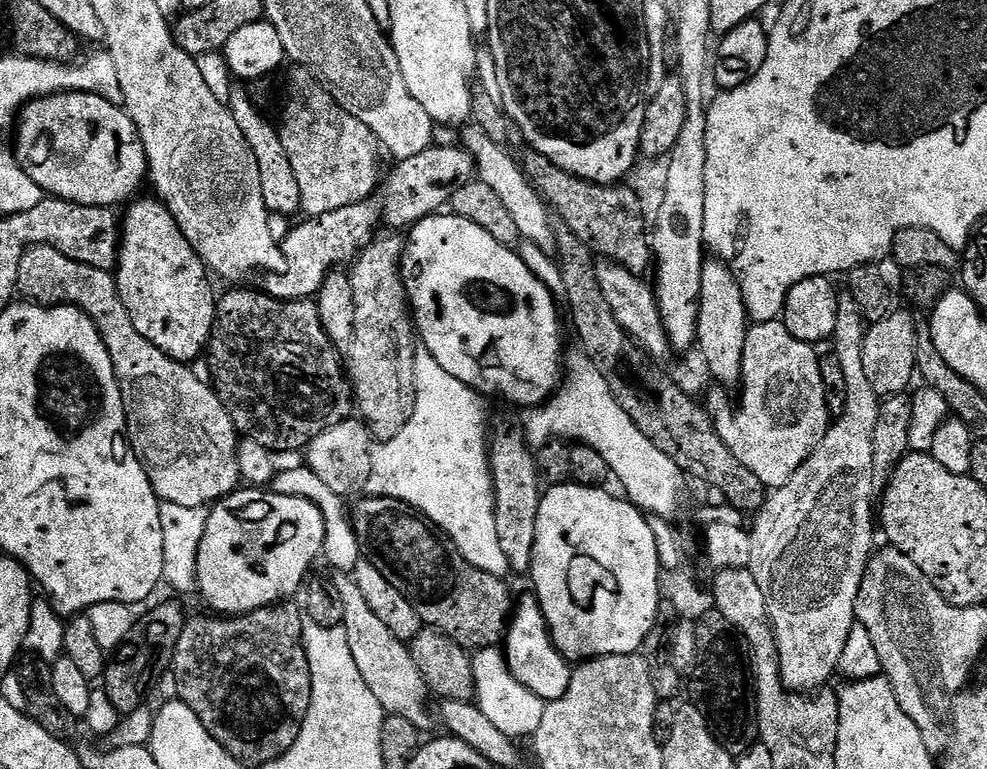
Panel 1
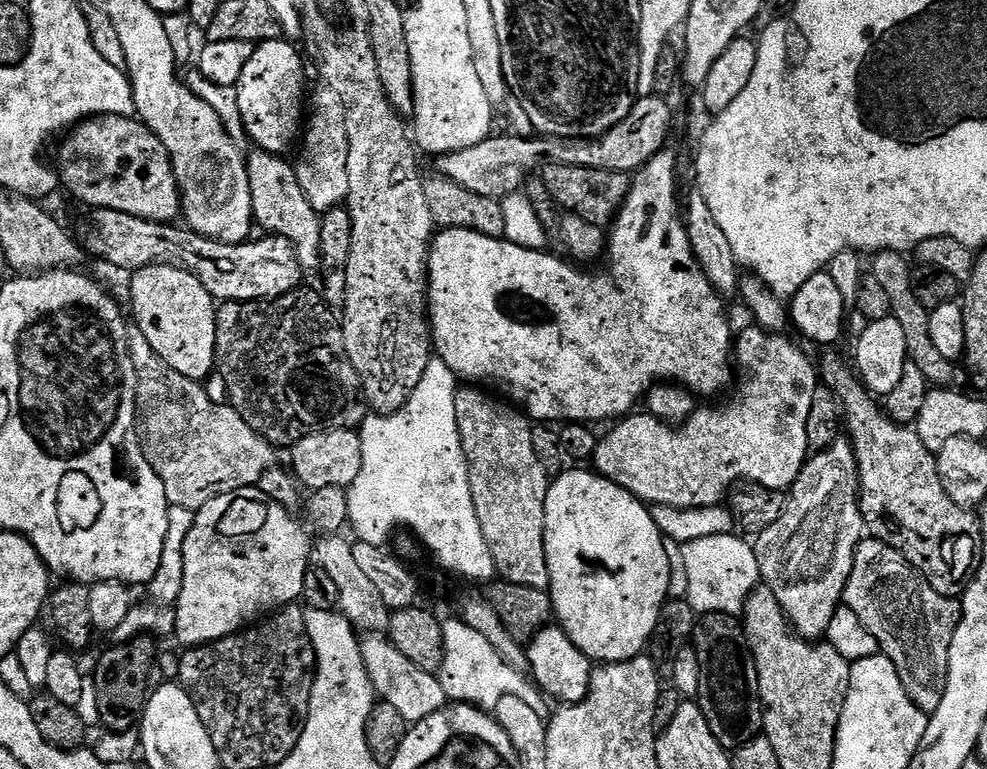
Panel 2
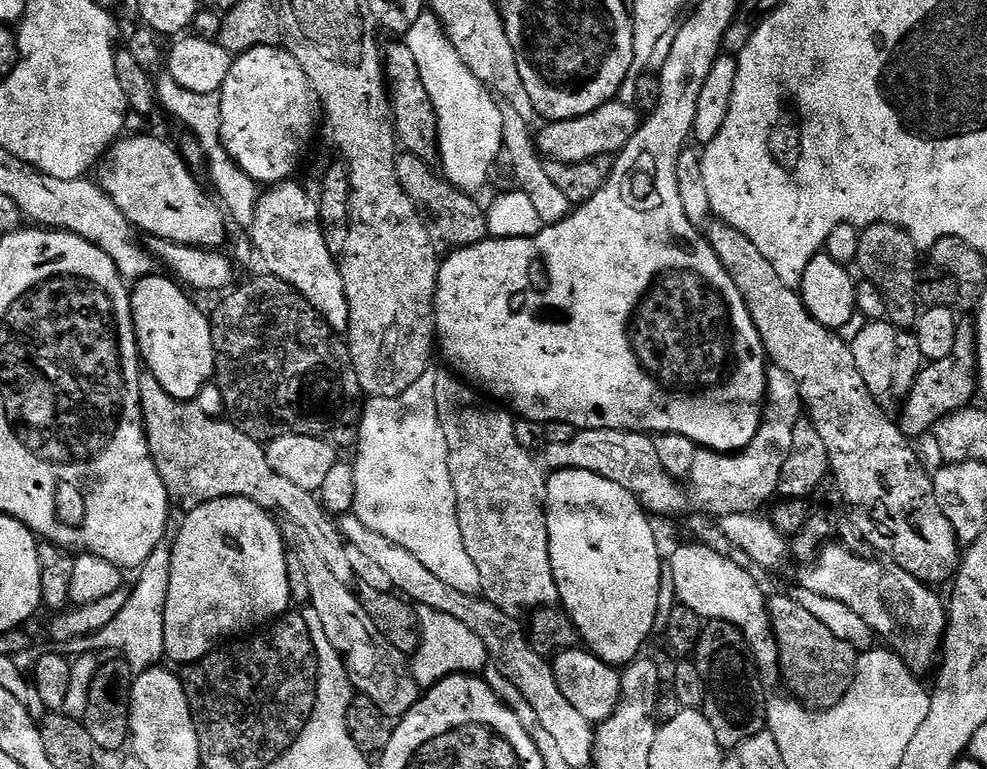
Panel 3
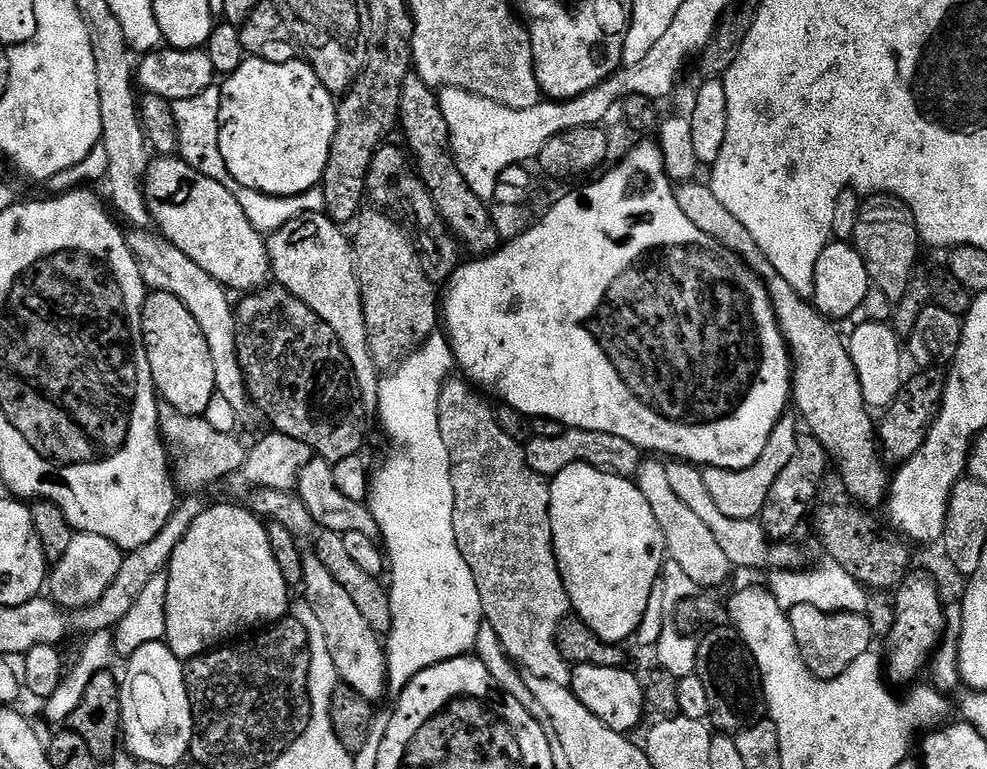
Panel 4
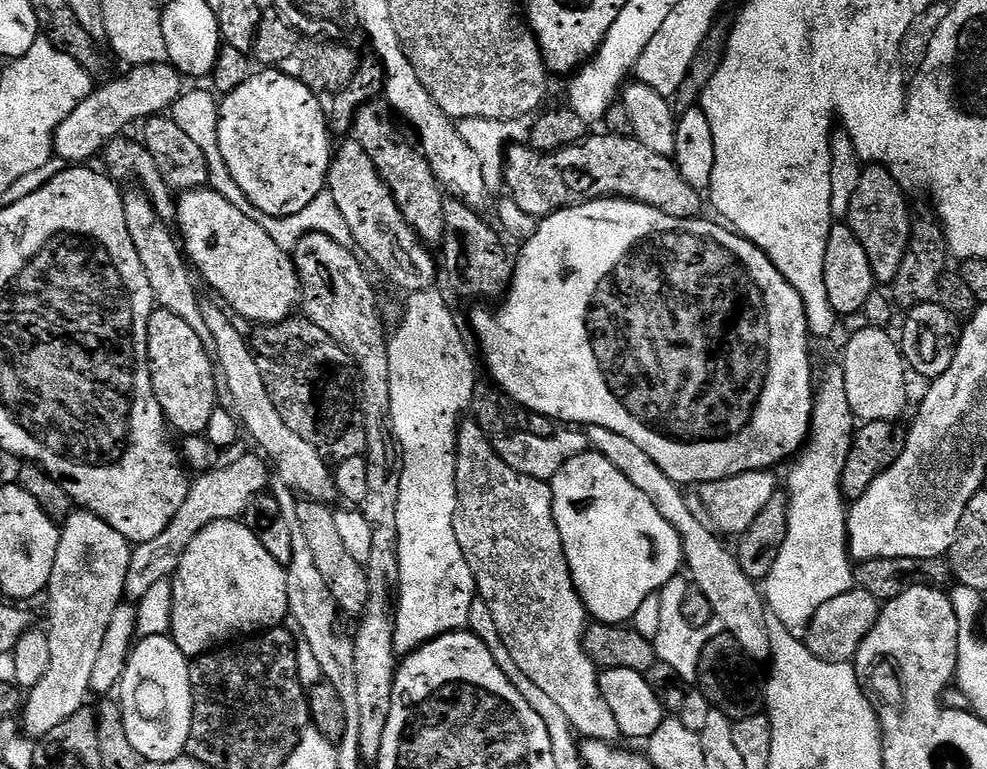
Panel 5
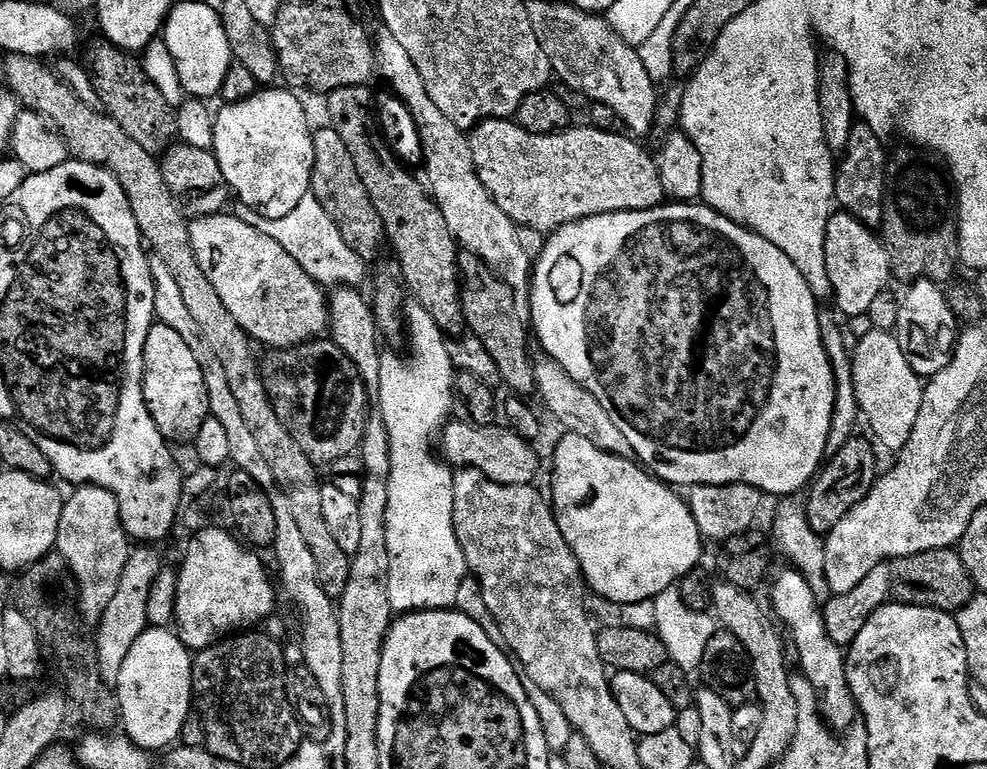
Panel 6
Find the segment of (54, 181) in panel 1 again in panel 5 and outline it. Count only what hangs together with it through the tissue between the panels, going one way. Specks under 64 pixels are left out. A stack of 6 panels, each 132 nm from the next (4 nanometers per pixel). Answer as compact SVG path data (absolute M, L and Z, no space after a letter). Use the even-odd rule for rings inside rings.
M211 186L179 193L175 223L180 224L178 236L191 267L204 275L205 282L233 313L236 311L242 319L253 320L253 325L259 326L277 324L297 311L302 289L293 257L258 222L246 218L238 206L226 202Z

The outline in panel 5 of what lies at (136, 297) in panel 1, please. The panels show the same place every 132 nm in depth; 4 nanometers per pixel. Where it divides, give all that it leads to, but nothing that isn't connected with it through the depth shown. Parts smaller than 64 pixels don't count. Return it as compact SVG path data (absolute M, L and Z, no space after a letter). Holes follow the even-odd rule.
M161 307L153 311L148 323L148 369L152 375L152 385L154 394L158 398L158 406L162 406L164 418L169 425L175 431L177 428L181 437L204 434L210 426L211 415L218 407L218 401L216 401L218 372L214 367L213 357L206 345L198 338L198 334L194 334L194 330L186 322L182 322L178 314L170 314L170 310Z

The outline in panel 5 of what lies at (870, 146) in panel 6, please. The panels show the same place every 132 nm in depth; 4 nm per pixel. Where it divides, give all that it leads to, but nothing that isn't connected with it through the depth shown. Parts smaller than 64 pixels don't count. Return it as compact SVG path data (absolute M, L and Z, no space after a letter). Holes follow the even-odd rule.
M869 163L861 171L858 190L854 190L854 198L850 198L846 217L848 229L858 242L862 242L862 250L866 250L866 258L870 258L873 281L877 285L884 284L880 286L891 285L898 274L898 266L902 266L902 258L906 258L913 222L913 217L908 216L907 198L905 189L897 184L884 165L874 163Z

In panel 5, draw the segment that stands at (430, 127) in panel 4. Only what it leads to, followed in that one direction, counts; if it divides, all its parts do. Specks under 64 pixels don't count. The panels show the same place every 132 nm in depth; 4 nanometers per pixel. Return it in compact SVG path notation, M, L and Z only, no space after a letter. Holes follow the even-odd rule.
M455 198L445 199L444 213L446 214L446 230L442 245L443 275L445 272L449 282L452 283L453 290L468 300L492 302L488 300L497 299L496 301L499 301L511 288L514 271L513 257L508 257L508 252L500 241L501 233L495 227L492 229L480 217L481 213L477 209Z

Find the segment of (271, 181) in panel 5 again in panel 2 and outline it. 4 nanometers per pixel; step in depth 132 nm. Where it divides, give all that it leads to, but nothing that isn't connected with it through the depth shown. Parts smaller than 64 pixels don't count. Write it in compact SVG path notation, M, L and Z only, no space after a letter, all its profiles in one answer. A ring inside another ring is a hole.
M281 38L278 40L262 40L255 45L250 54L250 58L244 66L242 66L242 76L240 81L236 83L235 94L238 102L238 110L240 111L240 119L244 121L244 132L253 140L255 147L262 152L271 152L273 154L287 153L287 148L292 143L297 143L296 131L301 131L302 118L300 122L300 111L306 108L306 92L304 96L304 64L305 57L302 55L301 49L296 48L291 39Z

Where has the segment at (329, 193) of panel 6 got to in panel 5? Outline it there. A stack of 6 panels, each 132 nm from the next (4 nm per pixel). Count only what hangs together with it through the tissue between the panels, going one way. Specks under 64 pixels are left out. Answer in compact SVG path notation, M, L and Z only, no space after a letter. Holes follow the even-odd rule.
M348 138L343 141L344 144L335 149L332 154L332 164L328 167L328 178L326 181L326 190L334 198L334 203L338 205L338 211L342 218L346 218L346 226L350 226L353 245L366 257L367 263L380 268L384 276L392 279L392 284L396 288L401 288L404 294L413 292L426 292L437 287L436 272L438 276L438 260L431 256L429 245L425 244L415 230L406 222L402 210L394 202L392 192L388 189L388 183L380 177L374 162L370 162L370 154L358 146L355 138Z

